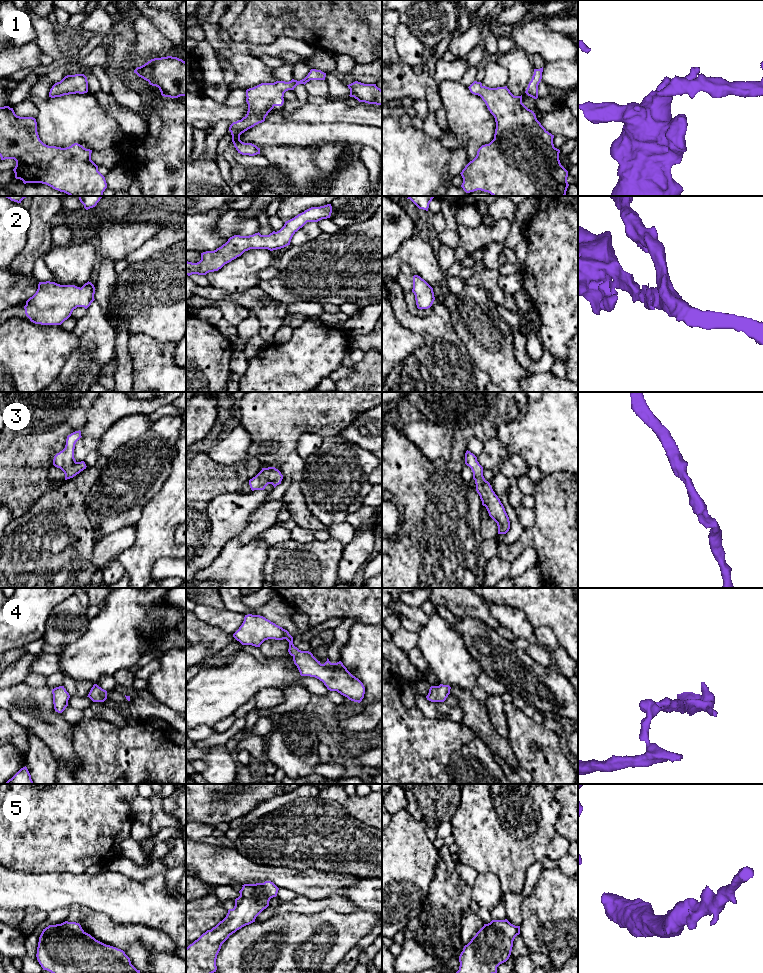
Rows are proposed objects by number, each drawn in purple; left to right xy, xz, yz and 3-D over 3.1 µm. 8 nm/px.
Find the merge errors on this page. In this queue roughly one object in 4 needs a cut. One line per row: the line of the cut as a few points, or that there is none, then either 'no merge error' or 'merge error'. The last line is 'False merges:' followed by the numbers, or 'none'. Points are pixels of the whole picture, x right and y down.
1: no cut | no merge error
2: no cut | no merge error
3: no cut | no merge error
4: no cut | no merge error
5: no cut | no merge error
False merges: none

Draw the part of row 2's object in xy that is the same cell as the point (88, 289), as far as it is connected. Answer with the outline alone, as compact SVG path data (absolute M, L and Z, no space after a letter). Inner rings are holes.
M39 282L36 293L26 301L25 314L31 322L41 325L61 325L74 309L87 309L95 300L91 282L81 288L55 282Z

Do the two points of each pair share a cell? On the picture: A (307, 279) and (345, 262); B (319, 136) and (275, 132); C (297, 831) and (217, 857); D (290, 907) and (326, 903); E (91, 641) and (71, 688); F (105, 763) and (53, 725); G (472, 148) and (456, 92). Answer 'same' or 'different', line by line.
A: same
B: same
C: different
D: same
E: different
F: different
G: same

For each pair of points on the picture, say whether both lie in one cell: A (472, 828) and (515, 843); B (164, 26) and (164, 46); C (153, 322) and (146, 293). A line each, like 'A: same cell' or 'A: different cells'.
A: same cell
B: different cells
C: same cell

